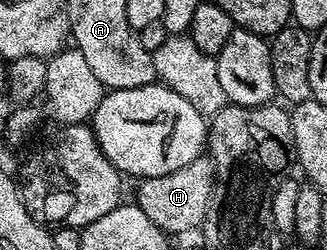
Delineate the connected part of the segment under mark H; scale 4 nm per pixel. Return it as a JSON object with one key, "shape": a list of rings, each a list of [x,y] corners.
{"shape":[[[201,155],[193,159],[193,163],[185,163],[177,171],[169,175],[144,177],[138,182],[139,198],[137,204],[149,219],[163,233],[187,233],[190,229],[198,230],[203,224],[207,208],[211,202],[211,190],[215,188],[215,166],[212,165],[210,156]]]}

